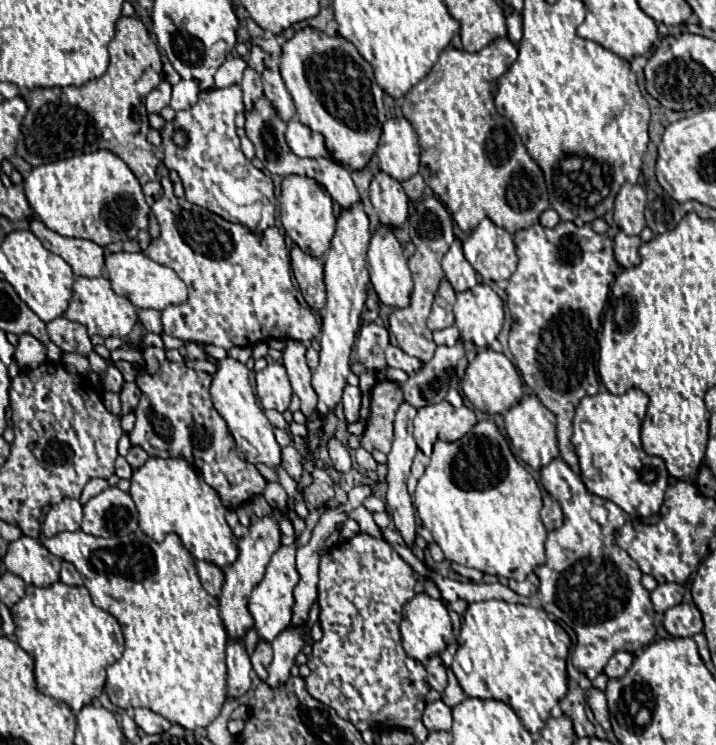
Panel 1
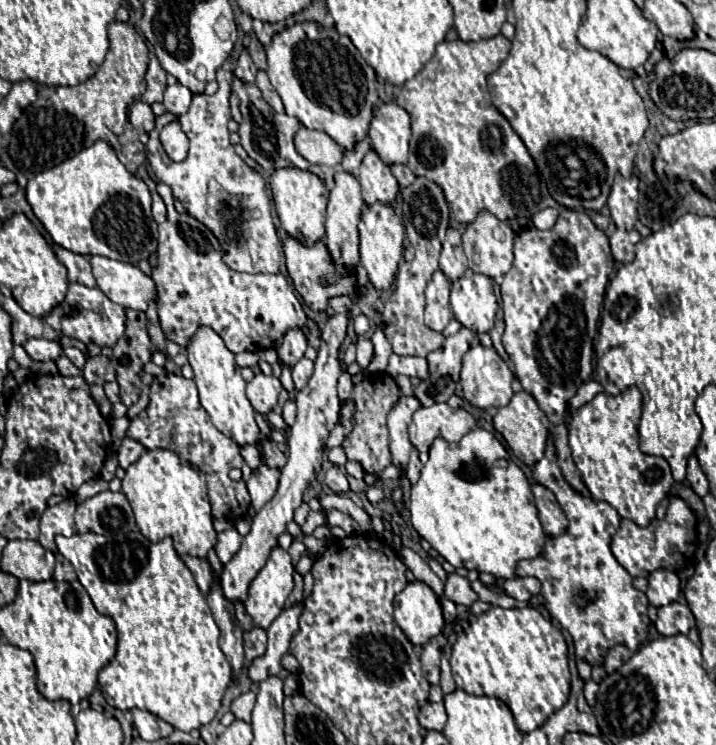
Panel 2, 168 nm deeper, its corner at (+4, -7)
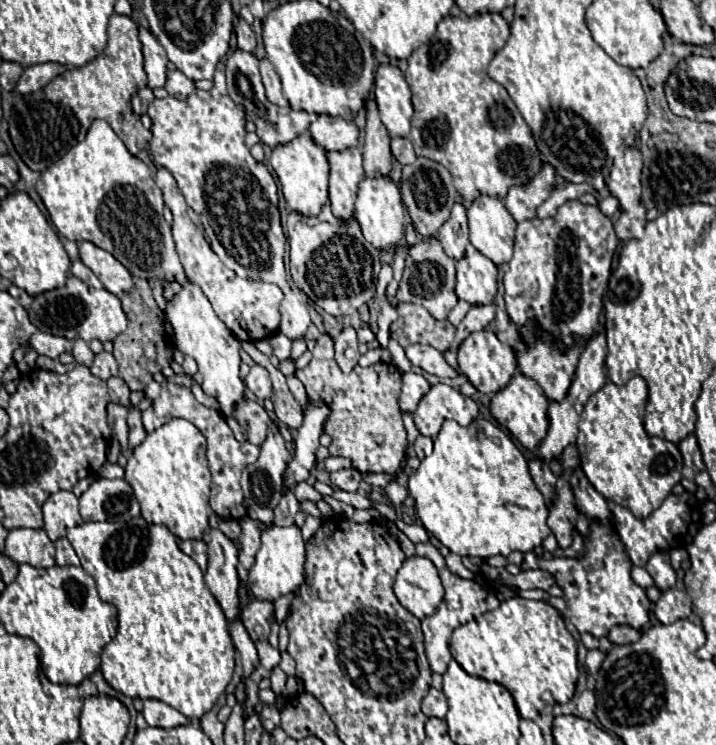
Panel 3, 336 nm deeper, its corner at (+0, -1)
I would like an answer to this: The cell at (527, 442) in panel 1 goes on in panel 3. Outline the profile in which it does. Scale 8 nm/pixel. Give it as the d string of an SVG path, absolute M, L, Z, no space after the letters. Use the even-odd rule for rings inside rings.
M516 372L512 380L508 382L506 388L494 394L490 402L490 412L502 424L504 428L510 430L510 434L526 448L534 450L546 436L548 432L548 398L544 396L542 388L528 376Z

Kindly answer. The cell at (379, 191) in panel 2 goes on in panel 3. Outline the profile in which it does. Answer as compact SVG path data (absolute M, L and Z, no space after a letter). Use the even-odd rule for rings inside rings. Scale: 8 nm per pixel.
M372 98L366 100L366 128L364 128L364 172L366 174L390 174L392 152L390 152L390 134L380 120L378 106Z

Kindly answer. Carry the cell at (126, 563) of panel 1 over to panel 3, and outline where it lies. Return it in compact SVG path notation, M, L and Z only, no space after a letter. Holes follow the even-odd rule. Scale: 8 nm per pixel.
M138 516L138 522L132 522L132 524L120 524L120 522L84 522L80 526L74 526L72 530L68 530L68 540L70 544L74 546L80 562L82 562L82 568L96 580L96 586L98 586L98 594L104 602L110 602L118 608L118 632L116 636L102 648L102 664L100 664L100 670L106 678L106 682L130 696L130 698L156 698L156 700L162 700L166 702L168 706L180 710L184 716L188 718L202 718L216 702L216 698L226 690L228 682L232 680L232 672L234 672L234 644L232 644L232 638L230 638L230 632L228 632L228 620L220 608L220 604L216 602L216 598L212 596L212 592L208 590L204 578L202 578L202 570L200 566L190 558L186 556L178 544L176 544L176 536L166 528L166 526L160 526L160 524L148 524L142 516Z

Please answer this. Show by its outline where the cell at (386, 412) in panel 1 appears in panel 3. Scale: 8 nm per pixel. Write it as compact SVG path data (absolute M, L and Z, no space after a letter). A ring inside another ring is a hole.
M322 334L312 350L310 364L302 370L296 370L294 376L306 386L310 402L330 408L330 416L324 422L324 432L332 438L328 448L330 456L348 458L352 468L358 472L386 472L394 478L400 474L408 438L398 406L402 374L394 364L376 362L368 368L356 366L350 374L344 374L334 360L332 338Z

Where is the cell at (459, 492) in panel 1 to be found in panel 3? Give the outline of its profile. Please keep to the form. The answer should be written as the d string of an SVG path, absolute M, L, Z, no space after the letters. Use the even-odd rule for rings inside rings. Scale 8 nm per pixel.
M476 418L468 426L446 420L434 440L434 452L426 456L420 468L410 476L408 492L416 502L416 510L424 528L448 550L460 556L490 558L496 554L508 556L514 550L530 552L550 534L546 524L548 506L532 482L524 454L516 448L506 432L484 418Z

